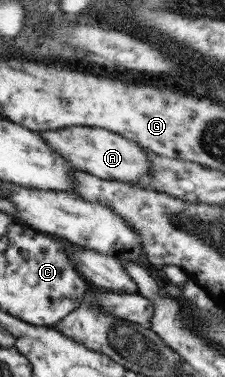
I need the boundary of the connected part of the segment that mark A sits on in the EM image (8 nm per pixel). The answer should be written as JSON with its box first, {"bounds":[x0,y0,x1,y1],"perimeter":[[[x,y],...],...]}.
{"bounds":[37,127,151,185],"perimeter":[[[66,127],[56,130],[41,130],[37,131],[37,133],[55,154],[59,154],[73,170],[87,172],[102,180],[115,180],[136,185],[144,184],[149,179],[151,164],[149,164],[147,154],[150,152],[140,148],[135,142],[126,140],[126,138],[115,132],[110,132],[104,128]]]}

